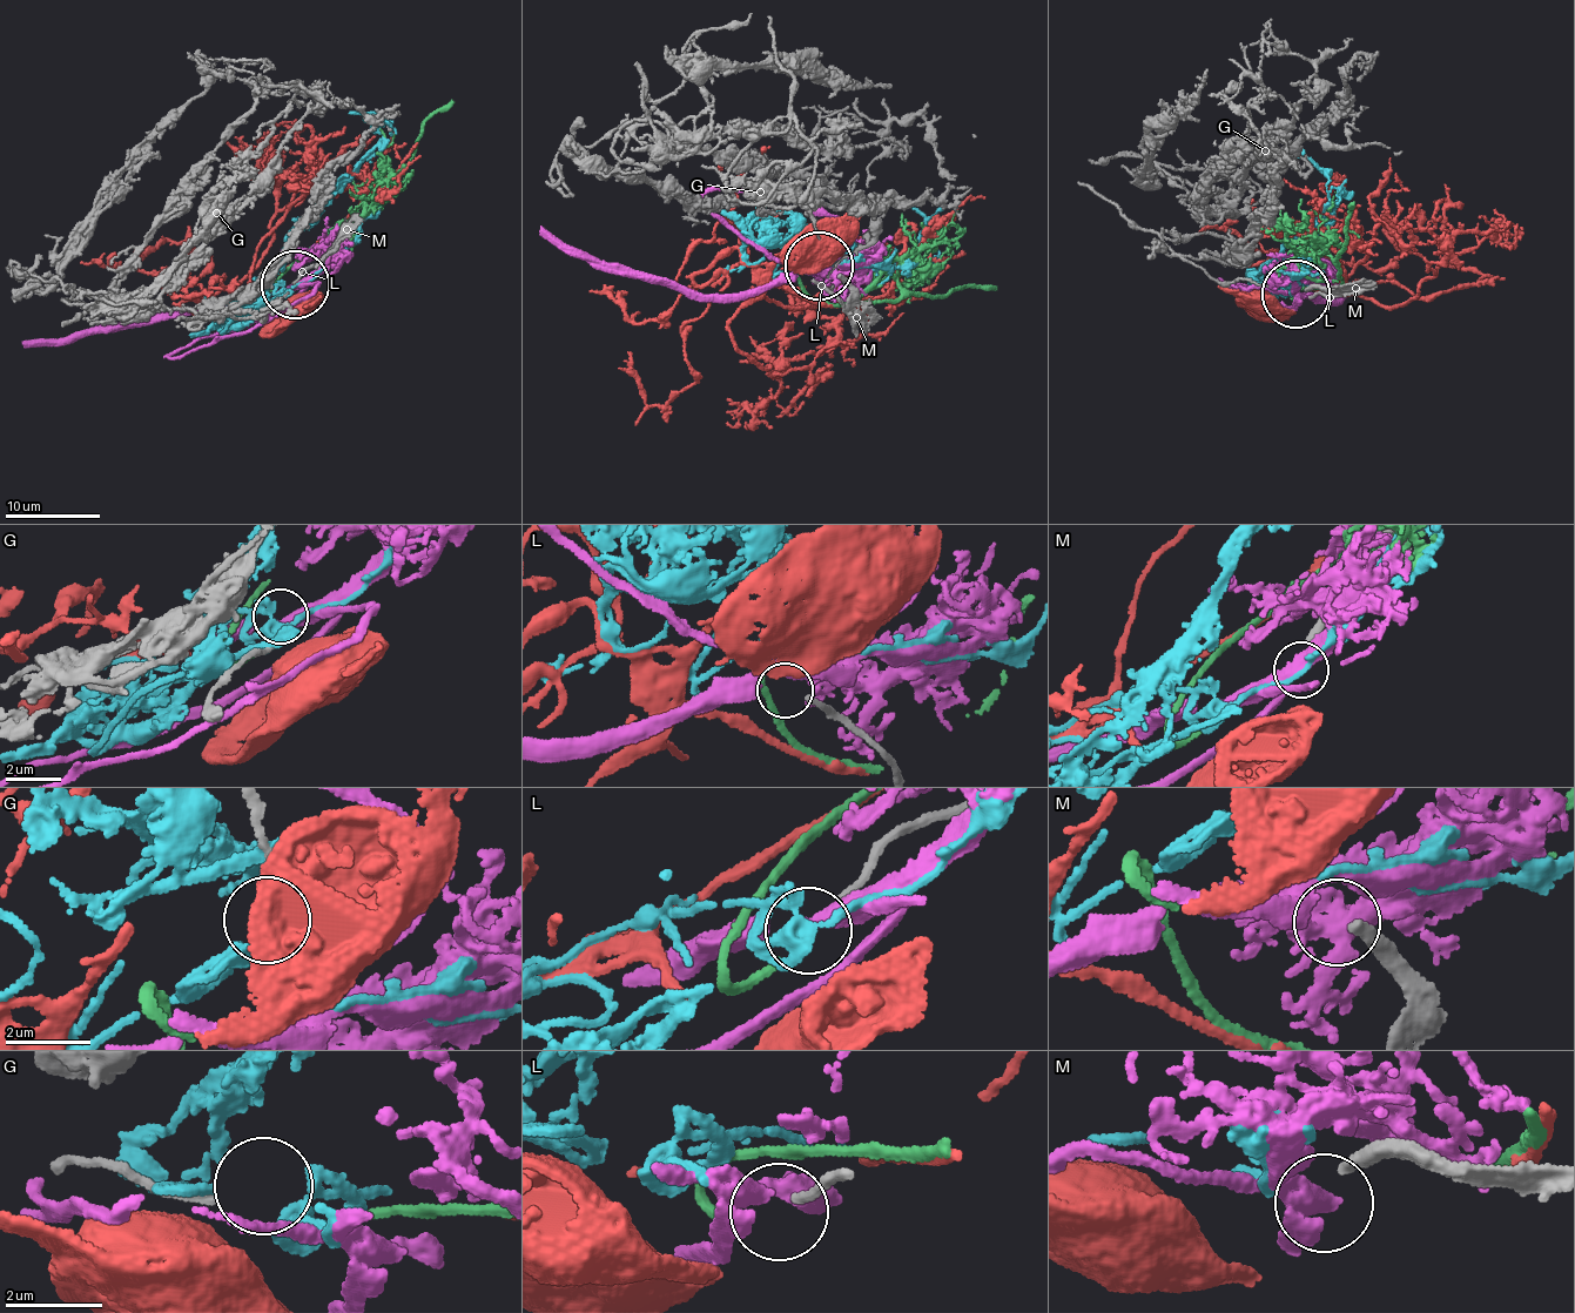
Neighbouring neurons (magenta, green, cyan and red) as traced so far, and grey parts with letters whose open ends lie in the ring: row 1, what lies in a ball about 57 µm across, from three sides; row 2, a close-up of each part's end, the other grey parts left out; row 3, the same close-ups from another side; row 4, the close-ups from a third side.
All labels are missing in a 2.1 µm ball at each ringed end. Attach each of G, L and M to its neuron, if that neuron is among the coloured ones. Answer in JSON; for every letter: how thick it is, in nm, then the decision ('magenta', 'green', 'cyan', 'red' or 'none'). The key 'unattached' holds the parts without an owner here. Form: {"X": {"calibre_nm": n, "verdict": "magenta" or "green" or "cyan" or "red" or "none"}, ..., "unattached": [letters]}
{"G": {"calibre_nm": 160, "verdict": "cyan"}, "L": {"calibre_nm": 180, "verdict": "green"}, "M": {"calibre_nm": 300, "verdict": "magenta"}, "unattached": []}

